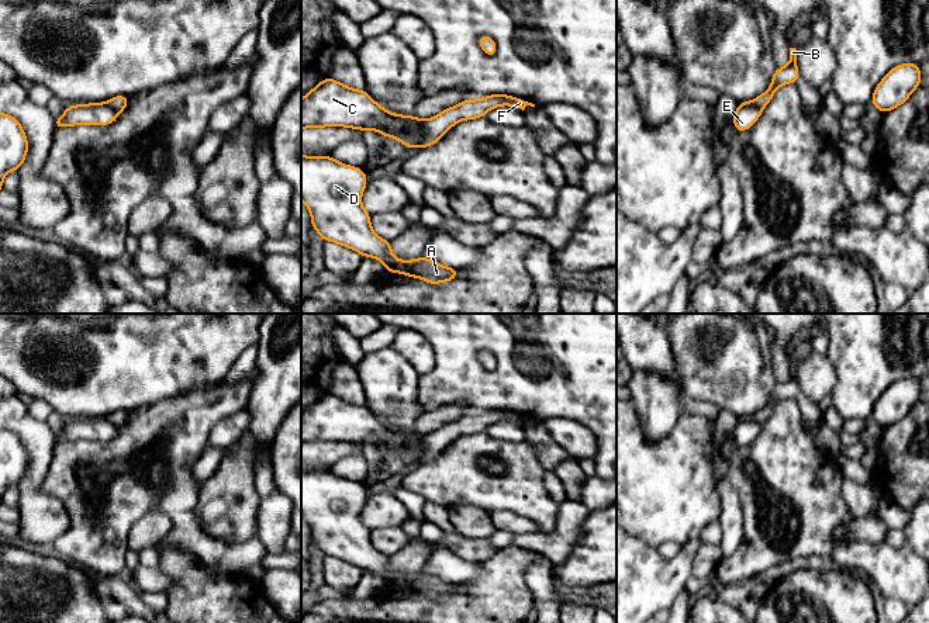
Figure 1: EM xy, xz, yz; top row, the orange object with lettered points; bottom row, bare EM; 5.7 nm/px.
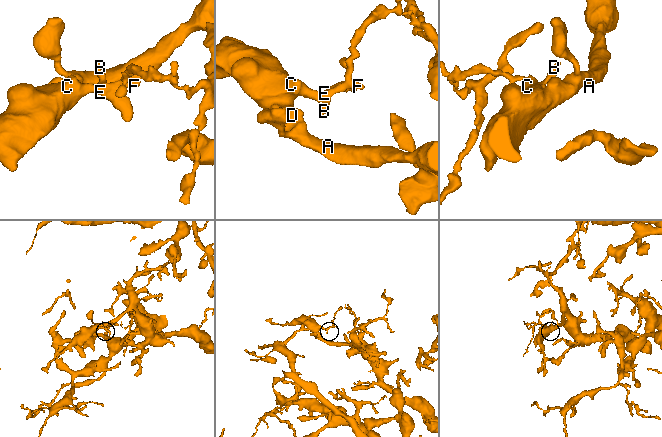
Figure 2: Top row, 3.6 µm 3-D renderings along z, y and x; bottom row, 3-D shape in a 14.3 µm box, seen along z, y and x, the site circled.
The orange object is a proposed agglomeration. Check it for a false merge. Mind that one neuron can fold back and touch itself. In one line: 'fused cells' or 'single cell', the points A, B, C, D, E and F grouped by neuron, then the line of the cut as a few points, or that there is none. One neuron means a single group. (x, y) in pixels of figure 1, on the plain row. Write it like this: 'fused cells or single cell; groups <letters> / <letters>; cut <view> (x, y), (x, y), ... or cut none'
fused cells; groups A C D E / B F; cut xz (425, 436), (425, 450), (418, 461)

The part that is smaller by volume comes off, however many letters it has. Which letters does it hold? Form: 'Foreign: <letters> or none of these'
Foreign: B, F

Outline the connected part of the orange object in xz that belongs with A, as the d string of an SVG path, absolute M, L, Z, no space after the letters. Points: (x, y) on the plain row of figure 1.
M301 470L301 515L322 555L353 564L363 572L376 572L388 588L422 593L429 599L455 595L457 584L425 571L404 577L393 571L391 557L373 547L370 529L360 519L366 499L365 487L356 481L346 481L331 471Z

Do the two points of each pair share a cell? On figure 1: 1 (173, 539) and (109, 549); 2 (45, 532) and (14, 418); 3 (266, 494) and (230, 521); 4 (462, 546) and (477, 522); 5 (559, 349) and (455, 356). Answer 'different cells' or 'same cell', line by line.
1: same cell
2: same cell
3: different cells
4: different cells
5: same cell

